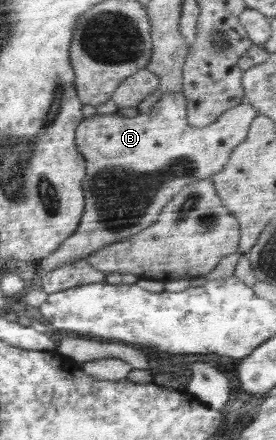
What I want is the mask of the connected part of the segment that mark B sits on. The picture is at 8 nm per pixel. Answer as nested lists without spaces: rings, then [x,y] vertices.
[[[182,91],[179,92],[166,92],[162,98],[157,101],[157,104],[151,107],[149,112],[137,112],[135,116],[123,116],[117,113],[115,114],[95,114],[89,118],[85,118],[85,121],[81,122],[76,127],[76,144],[80,150],[80,154],[84,156],[85,163],[87,163],[87,170],[85,177],[83,177],[83,186],[86,188],[84,192],[84,217],[80,223],[79,231],[73,233],[73,235],[53,254],[49,255],[43,261],[38,262],[38,268],[36,269],[36,280],[49,274],[51,271],[57,270],[59,267],[65,266],[77,262],[78,260],[87,259],[90,254],[95,251],[99,251],[103,247],[112,246],[115,243],[125,240],[129,236],[139,234],[146,228],[152,226],[161,210],[168,201],[171,201],[177,195],[183,187],[189,184],[195,183],[205,178],[211,178],[213,175],[218,174],[219,171],[224,169],[227,165],[228,159],[231,157],[231,151],[237,147],[242,141],[245,141],[247,133],[249,133],[249,127],[251,127],[251,121],[254,117],[259,115],[259,110],[253,107],[249,102],[243,101],[239,106],[232,107],[226,113],[221,114],[221,117],[217,118],[216,122],[205,127],[193,127],[188,123],[188,102],[185,99]]]

